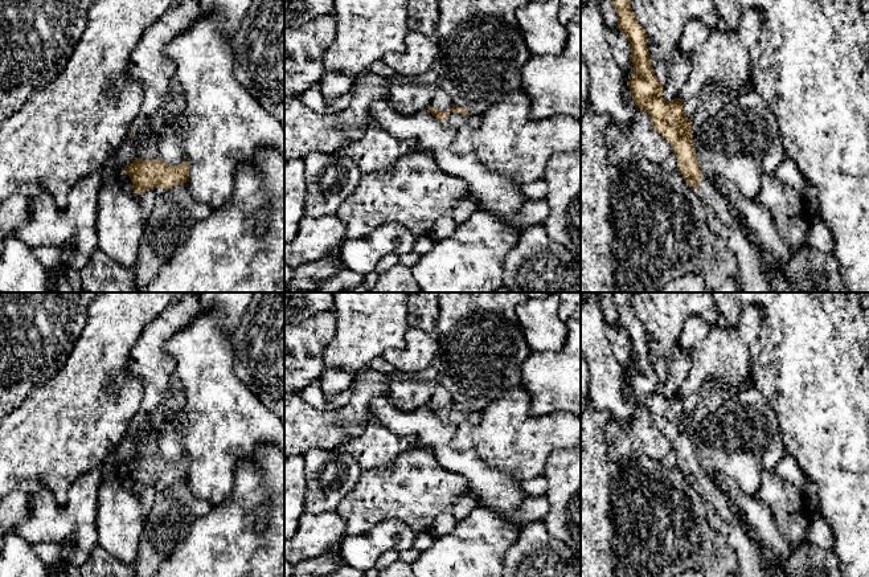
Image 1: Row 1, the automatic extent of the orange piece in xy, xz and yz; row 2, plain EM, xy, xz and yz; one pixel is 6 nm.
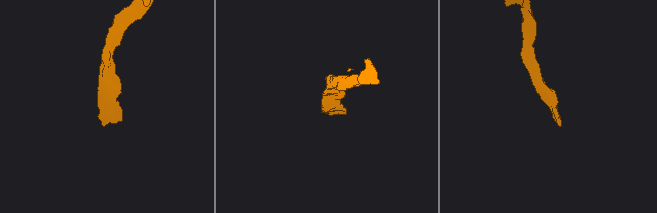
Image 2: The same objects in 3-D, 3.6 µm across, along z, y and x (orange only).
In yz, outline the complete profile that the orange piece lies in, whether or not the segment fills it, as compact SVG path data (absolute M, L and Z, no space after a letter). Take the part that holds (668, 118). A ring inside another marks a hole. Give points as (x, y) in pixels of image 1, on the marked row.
M612 0L618 28L631 46L634 73L628 81L635 105L648 112L653 128L671 144L677 157L677 171L702 201L708 225L735 257L741 292L772 292L762 270L758 249L749 241L733 212L714 184L706 179L693 150L692 122L685 116L680 98L665 101L647 49L647 34L635 19L631 0Z

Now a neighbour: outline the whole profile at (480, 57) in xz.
M439 0L439 17L435 25L439 37L439 54L431 71L438 75L436 86L464 107L468 114L483 112L505 94L520 87L521 69L530 58L525 42L516 33L516 9L528 0Z

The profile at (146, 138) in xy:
M157 120L149 122L138 127L131 139L136 147L136 157L140 160L159 160L159 142L161 138L161 123Z

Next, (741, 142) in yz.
M754 90L738 94L716 112L705 111L693 126L692 138L700 144L696 159L702 175L712 183L722 180L737 185L749 199L755 199L762 176L775 175L786 156L776 116Z

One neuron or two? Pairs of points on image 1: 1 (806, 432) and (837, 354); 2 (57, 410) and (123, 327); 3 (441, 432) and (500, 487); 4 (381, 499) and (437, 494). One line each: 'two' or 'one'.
1: one
2: one
3: one
4: one

